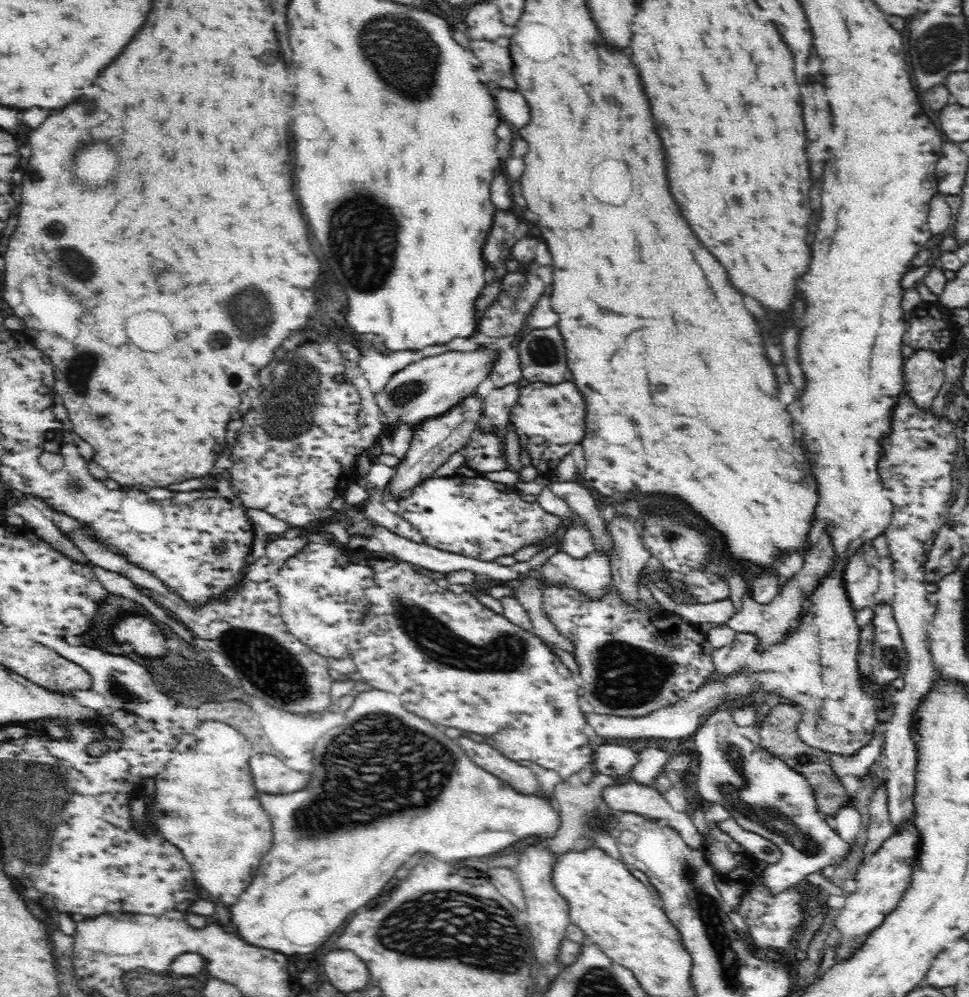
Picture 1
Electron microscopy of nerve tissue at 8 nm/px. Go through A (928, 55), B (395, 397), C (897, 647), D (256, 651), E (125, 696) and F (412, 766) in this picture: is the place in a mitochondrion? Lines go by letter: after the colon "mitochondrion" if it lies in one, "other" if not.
A: mitochondrion
B: mitochondrion
C: mitochondrion
D: mitochondrion
E: mitochondrion
F: mitochondrion

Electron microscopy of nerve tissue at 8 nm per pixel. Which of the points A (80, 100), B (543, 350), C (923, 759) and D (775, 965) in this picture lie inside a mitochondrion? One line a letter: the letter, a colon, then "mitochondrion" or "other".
A: other
B: mitochondrion
C: other
D: other

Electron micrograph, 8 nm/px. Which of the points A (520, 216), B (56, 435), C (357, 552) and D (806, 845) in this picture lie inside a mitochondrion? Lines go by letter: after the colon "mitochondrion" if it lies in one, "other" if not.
A: other
B: other
C: other
D: mitochondrion

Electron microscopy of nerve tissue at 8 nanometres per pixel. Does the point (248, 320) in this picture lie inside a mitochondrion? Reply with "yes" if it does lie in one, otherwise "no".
yes

